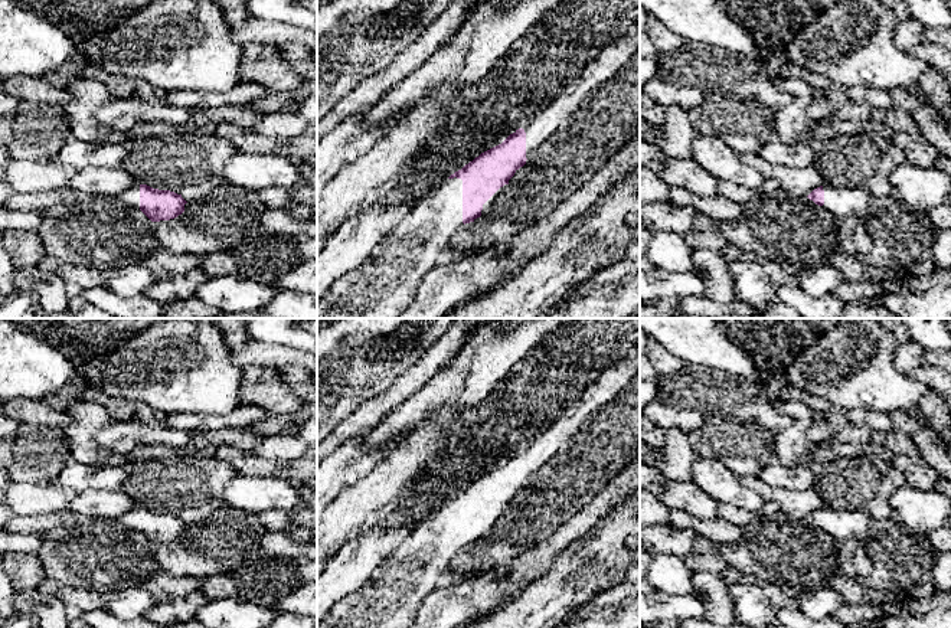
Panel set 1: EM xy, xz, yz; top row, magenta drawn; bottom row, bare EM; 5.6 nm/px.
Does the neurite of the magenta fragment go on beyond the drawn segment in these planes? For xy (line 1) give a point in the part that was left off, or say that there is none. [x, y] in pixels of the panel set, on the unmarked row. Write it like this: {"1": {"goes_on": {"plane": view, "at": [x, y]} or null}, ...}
{"1": {"goes_on": {"plane": "xy", "at": [130, 520]}}}

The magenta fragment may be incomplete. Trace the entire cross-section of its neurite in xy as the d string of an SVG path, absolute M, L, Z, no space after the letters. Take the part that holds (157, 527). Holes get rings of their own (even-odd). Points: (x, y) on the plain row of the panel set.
M138 506L120 516L117 521L124 529L140 531L151 544L177 540L187 526L182 517Z

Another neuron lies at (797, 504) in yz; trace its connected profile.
M741 477L741 483L765 501L778 504L781 511L794 520L807 520L814 511L824 507L823 498L814 488L792 491L768 485L759 477Z

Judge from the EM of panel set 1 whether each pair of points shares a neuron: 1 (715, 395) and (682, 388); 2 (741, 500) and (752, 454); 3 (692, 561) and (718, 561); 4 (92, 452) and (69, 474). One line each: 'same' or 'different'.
1: same
2: different
3: same
4: different

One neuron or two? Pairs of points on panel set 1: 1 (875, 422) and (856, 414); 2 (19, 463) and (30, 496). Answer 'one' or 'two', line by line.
1: one
2: two

